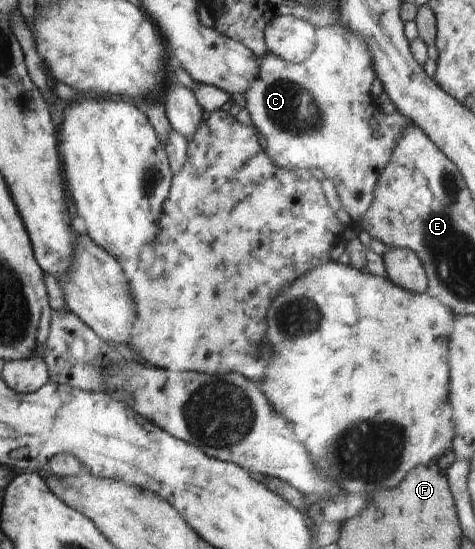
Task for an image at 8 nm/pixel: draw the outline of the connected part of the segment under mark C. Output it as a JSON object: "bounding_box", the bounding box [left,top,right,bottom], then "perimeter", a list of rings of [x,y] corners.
{"bounding_box":[244,23,411,226],"perimeter":[[[335,23],[331,26],[317,27],[315,29],[316,45],[313,52],[305,61],[300,63],[285,62],[281,57],[273,54],[263,56],[258,64],[258,73],[251,81],[250,87],[244,92],[245,107],[247,108],[251,120],[252,126],[261,132],[265,136],[267,141],[267,153],[266,155],[275,163],[278,167],[290,170],[291,168],[312,169],[319,168],[325,174],[325,178],[328,178],[335,185],[339,200],[343,208],[347,211],[347,214],[352,218],[351,225],[357,226],[364,219],[368,206],[374,197],[374,190],[382,170],[385,168],[387,161],[390,161],[392,150],[395,148],[395,143],[398,141],[400,134],[406,126],[411,122],[406,119],[399,111],[395,111],[390,115],[381,112],[381,109],[377,106],[375,99],[371,96],[371,84],[375,80],[376,76],[372,69],[371,57],[368,53],[366,42],[362,36],[359,36],[356,32],[349,30],[347,27],[339,23]]]}

